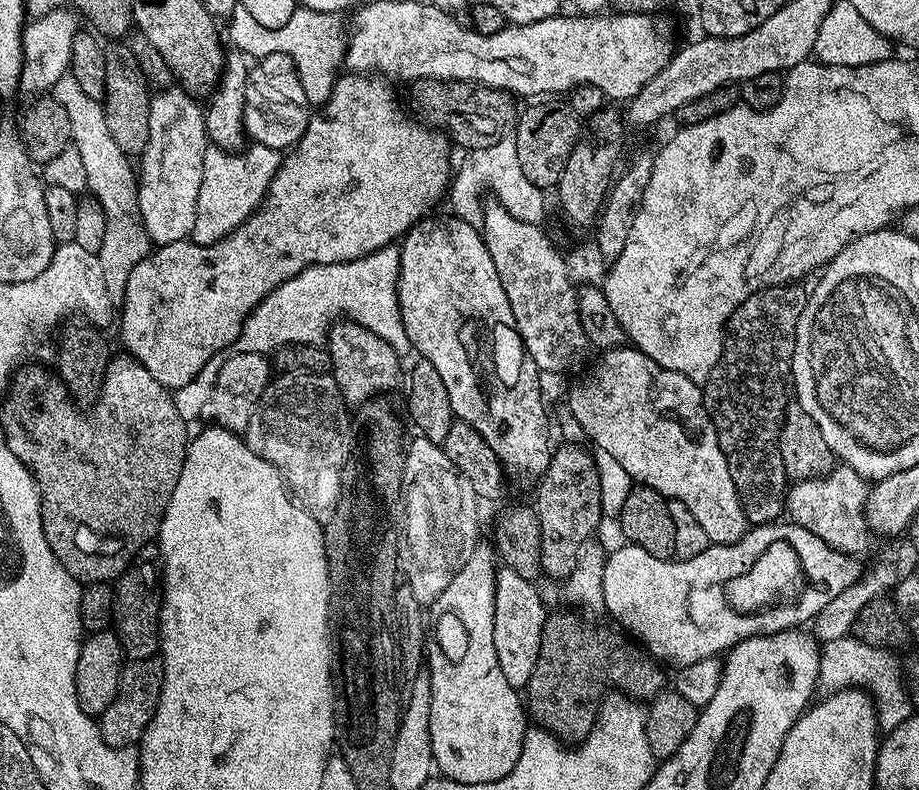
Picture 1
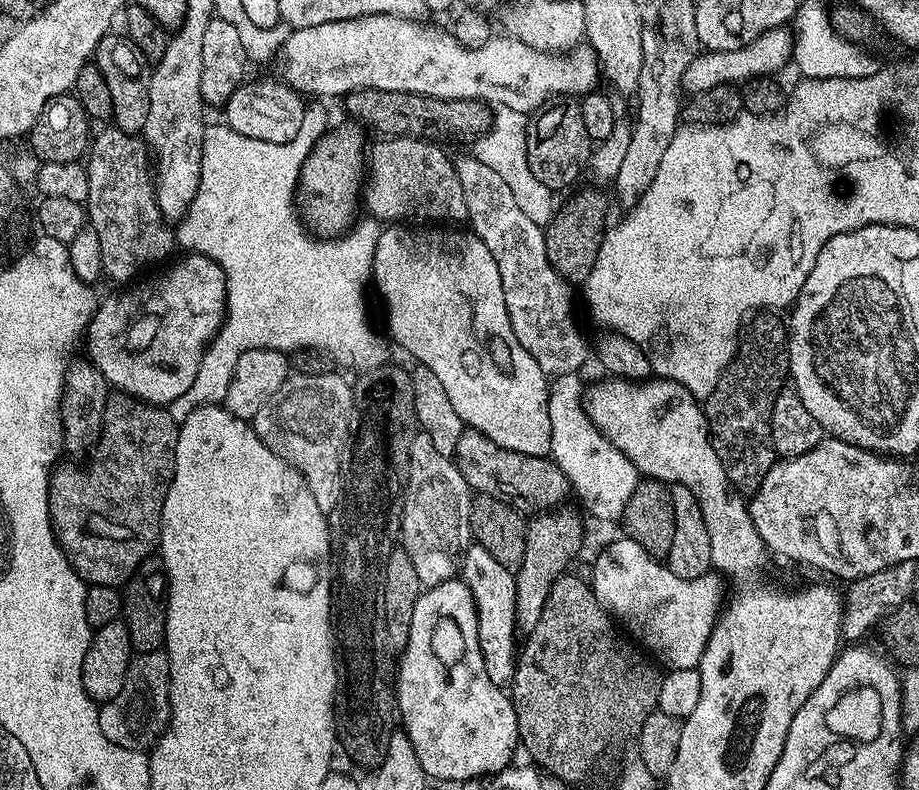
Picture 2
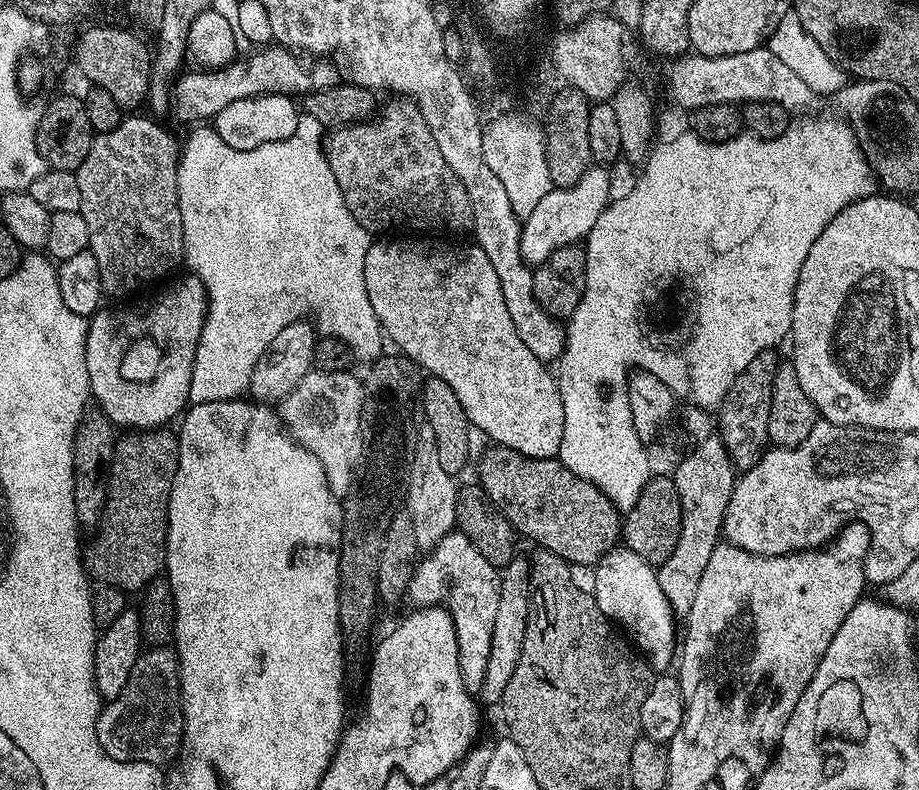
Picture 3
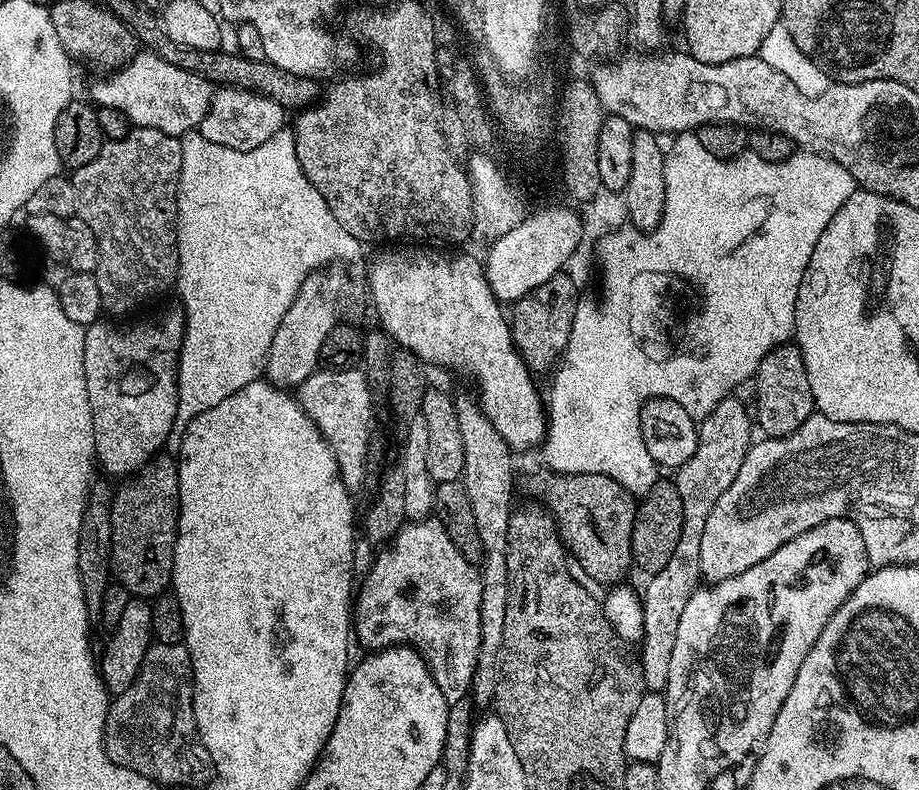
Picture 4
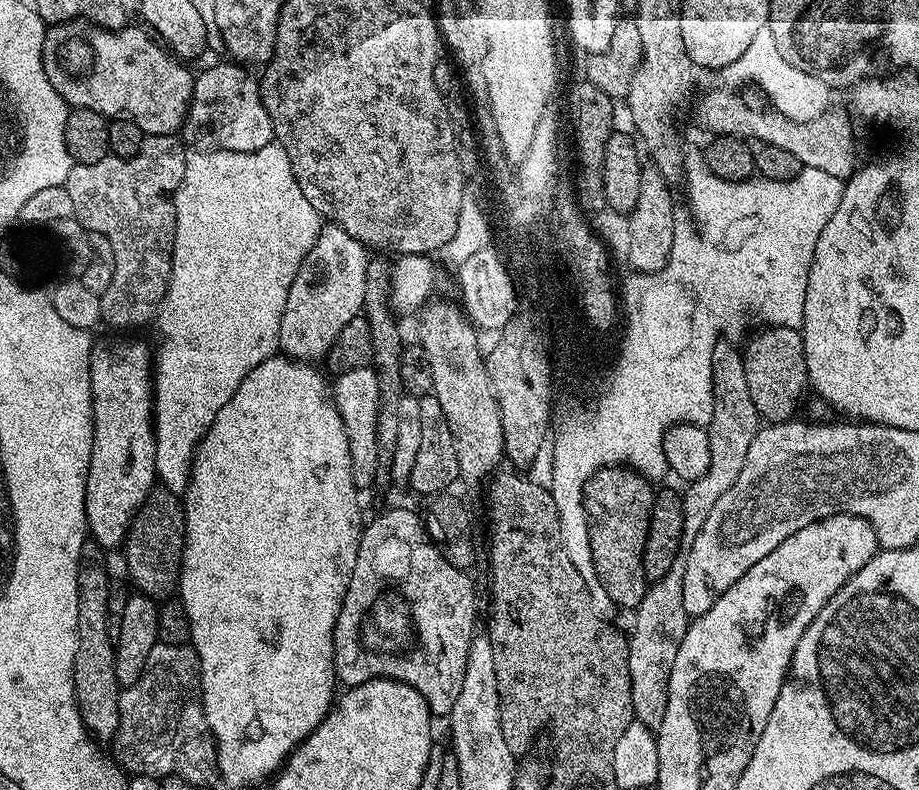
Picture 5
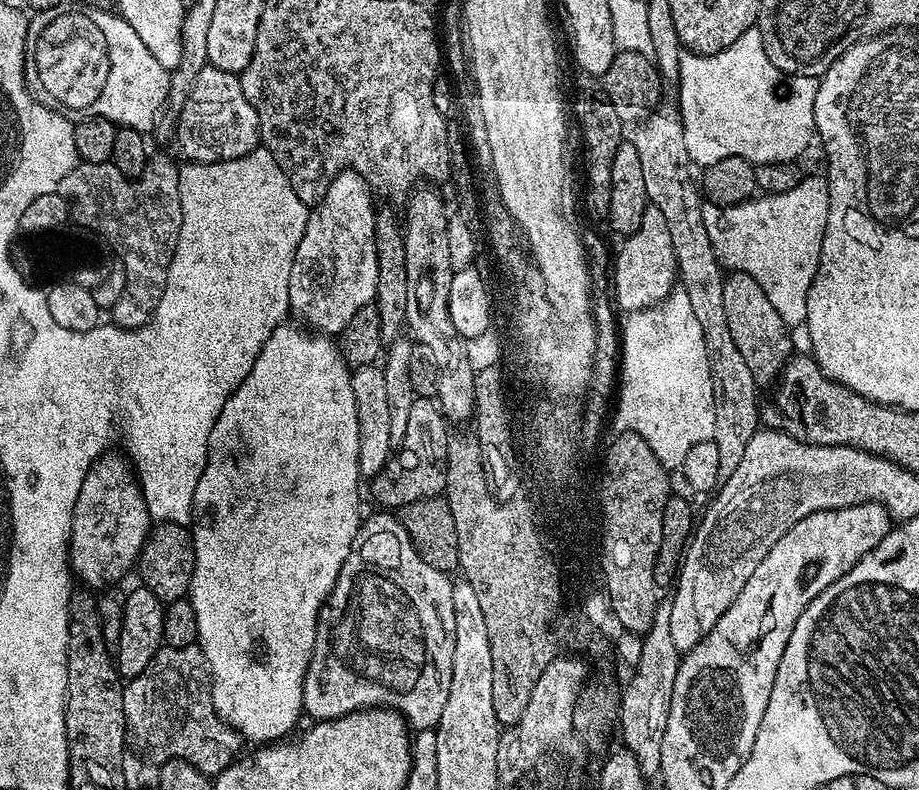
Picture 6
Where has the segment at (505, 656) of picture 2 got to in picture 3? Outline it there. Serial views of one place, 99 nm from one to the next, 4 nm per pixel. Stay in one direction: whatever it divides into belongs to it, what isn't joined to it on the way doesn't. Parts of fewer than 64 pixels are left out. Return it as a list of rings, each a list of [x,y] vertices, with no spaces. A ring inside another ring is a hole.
[[[453,530],[442,542],[417,563],[412,581],[408,583],[407,599],[413,600],[416,608],[431,608],[443,605],[454,622],[456,637],[460,643],[460,673],[464,687],[479,689],[486,674],[490,658],[490,642],[494,638],[494,618],[498,615],[500,577],[497,565],[489,562],[459,530]]]

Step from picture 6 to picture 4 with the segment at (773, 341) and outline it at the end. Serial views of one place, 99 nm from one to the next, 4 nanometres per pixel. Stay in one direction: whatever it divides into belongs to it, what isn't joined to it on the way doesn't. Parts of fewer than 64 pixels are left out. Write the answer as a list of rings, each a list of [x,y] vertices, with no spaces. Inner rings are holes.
[[[795,343],[780,344],[774,350],[770,350],[766,354],[766,358],[762,358],[762,362],[758,366],[754,377],[754,385],[756,384],[756,408],[754,404],[754,420],[765,437],[773,436],[789,436],[794,434],[794,430],[798,430],[798,426],[802,426],[802,422],[806,422],[806,418],[810,418],[814,414],[814,405],[812,403],[812,391],[810,390],[810,378],[806,378],[806,362],[802,362],[802,354]]]

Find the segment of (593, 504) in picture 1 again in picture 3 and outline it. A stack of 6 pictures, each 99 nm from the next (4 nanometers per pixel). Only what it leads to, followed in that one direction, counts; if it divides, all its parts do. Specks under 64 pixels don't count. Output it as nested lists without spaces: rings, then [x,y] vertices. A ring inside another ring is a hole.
[[[513,559],[512,563],[503,569],[500,577],[500,597],[498,598],[498,615],[494,618],[494,638],[490,642],[490,658],[486,664],[484,681],[478,689],[481,701],[492,706],[499,705],[502,694],[510,682],[510,674],[514,674],[514,666],[518,664],[518,654],[522,650],[522,638],[528,621],[531,565],[527,559]]]

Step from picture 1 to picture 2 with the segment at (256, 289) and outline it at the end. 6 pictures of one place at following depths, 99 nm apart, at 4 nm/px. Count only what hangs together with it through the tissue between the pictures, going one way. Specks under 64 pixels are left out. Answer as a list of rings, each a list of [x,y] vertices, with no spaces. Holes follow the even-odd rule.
[[[347,123],[337,132],[329,130],[320,137],[300,171],[296,194],[298,211],[305,225],[320,238],[343,237],[357,219],[356,204],[358,208],[358,197],[366,179],[366,144],[364,148],[361,129],[355,123]],[[184,254],[173,268],[166,269],[161,276],[143,280],[125,287],[128,288],[125,292],[108,296],[105,300],[103,297],[97,303],[96,312],[86,329],[87,355],[117,393],[135,396],[145,404],[172,406],[175,400],[183,401],[186,390],[194,386],[194,377],[198,374],[204,353],[224,322],[229,305],[228,282],[224,279],[223,270],[213,260],[199,254]]]

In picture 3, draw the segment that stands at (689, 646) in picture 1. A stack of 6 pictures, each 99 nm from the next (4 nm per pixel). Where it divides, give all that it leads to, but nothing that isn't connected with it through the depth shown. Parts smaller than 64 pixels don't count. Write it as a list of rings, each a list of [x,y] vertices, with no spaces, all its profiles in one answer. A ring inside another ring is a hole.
[[[617,546],[600,559],[594,572],[596,577],[590,583],[590,591],[602,614],[619,625],[625,633],[628,631],[632,635],[631,643],[639,649],[643,659],[648,661],[653,673],[667,673],[671,669],[668,667],[671,664],[673,667],[678,656],[678,624],[676,628],[677,617],[666,594],[662,594],[658,586],[657,569],[628,548]]]

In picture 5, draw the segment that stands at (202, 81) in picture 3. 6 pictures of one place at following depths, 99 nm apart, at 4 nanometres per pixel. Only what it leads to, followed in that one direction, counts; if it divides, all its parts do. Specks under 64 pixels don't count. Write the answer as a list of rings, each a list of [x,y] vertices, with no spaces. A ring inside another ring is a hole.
[[[82,19],[51,25],[44,33],[44,69],[48,80],[72,108],[94,110],[109,118],[130,119],[143,130],[145,136],[179,133],[184,127],[188,103],[192,101],[193,73],[188,73],[180,65],[183,63],[169,55],[143,27],[132,27],[125,26],[118,32],[111,32]]]

